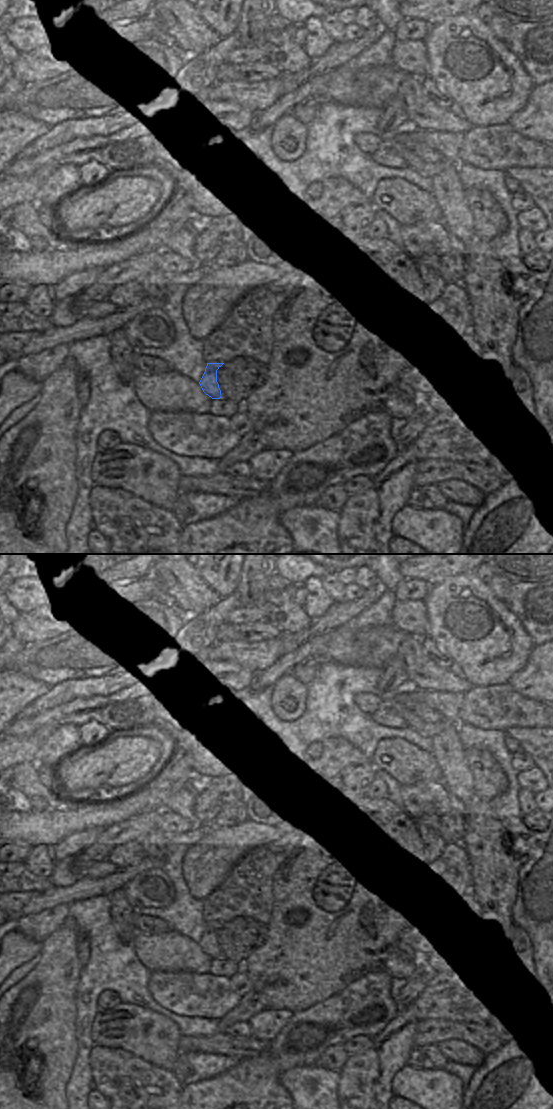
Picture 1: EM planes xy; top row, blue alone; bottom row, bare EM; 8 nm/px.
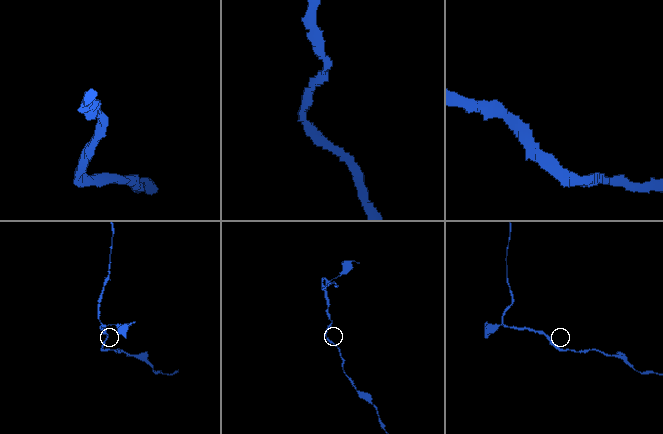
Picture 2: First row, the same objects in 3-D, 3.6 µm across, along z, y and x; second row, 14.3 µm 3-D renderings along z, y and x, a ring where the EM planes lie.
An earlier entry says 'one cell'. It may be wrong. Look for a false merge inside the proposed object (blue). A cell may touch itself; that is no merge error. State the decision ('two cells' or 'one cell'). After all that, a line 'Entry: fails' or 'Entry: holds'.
one cell
Entry: holds

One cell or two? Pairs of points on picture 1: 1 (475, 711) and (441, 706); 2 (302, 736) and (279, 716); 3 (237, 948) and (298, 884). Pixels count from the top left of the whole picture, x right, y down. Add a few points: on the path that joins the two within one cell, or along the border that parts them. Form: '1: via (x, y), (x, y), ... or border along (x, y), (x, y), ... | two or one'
1: border along (463, 693), (458, 720) | two
2: border along (305, 708), (285, 728), (278, 728), (268, 721) | two
3: border along (267, 925), (267, 937), (257, 947) | two

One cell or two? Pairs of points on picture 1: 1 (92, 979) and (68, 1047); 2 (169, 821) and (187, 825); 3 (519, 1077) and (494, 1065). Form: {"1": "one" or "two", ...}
{"1": "two", "2": "one", "3": "one"}

